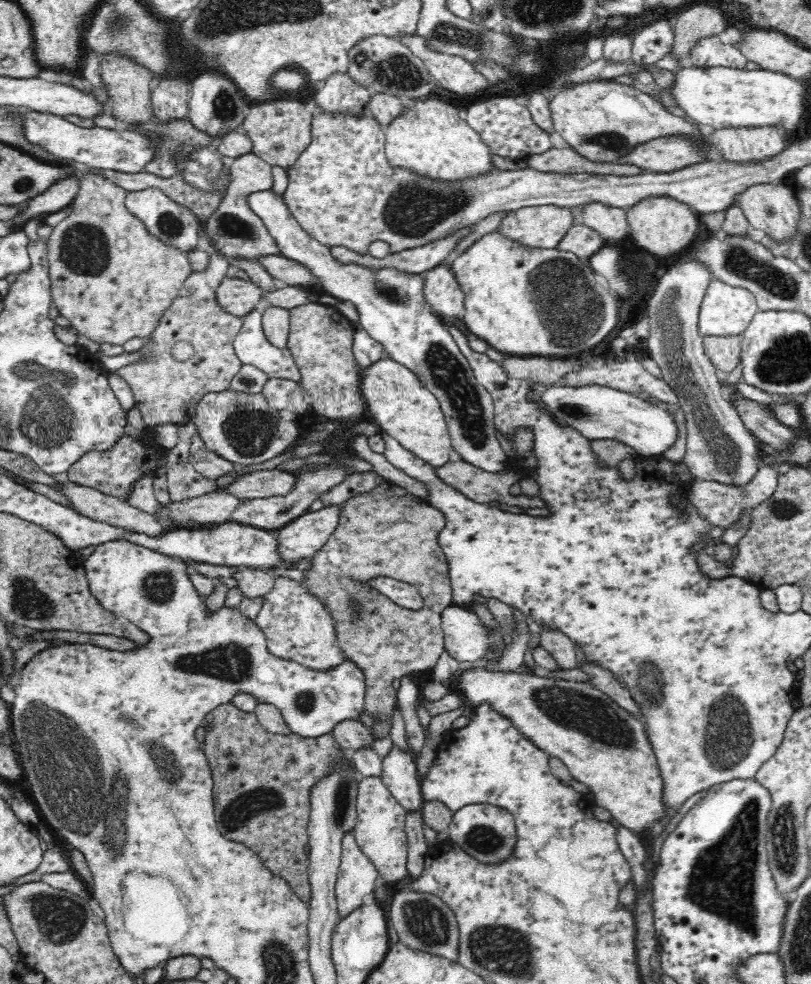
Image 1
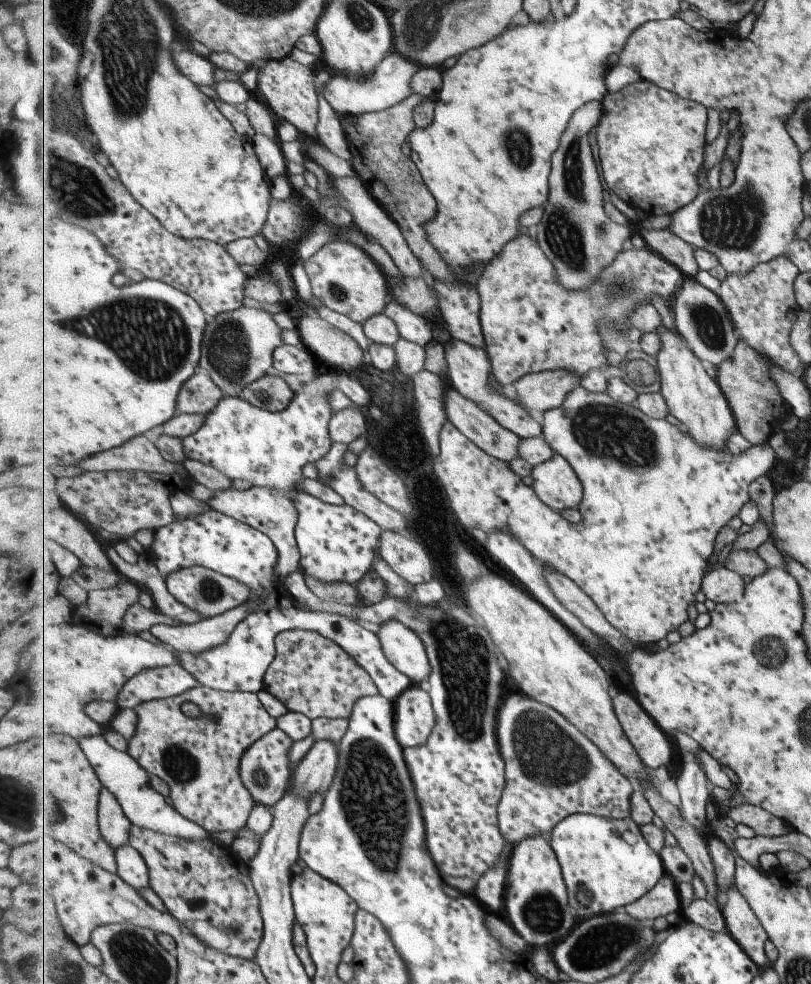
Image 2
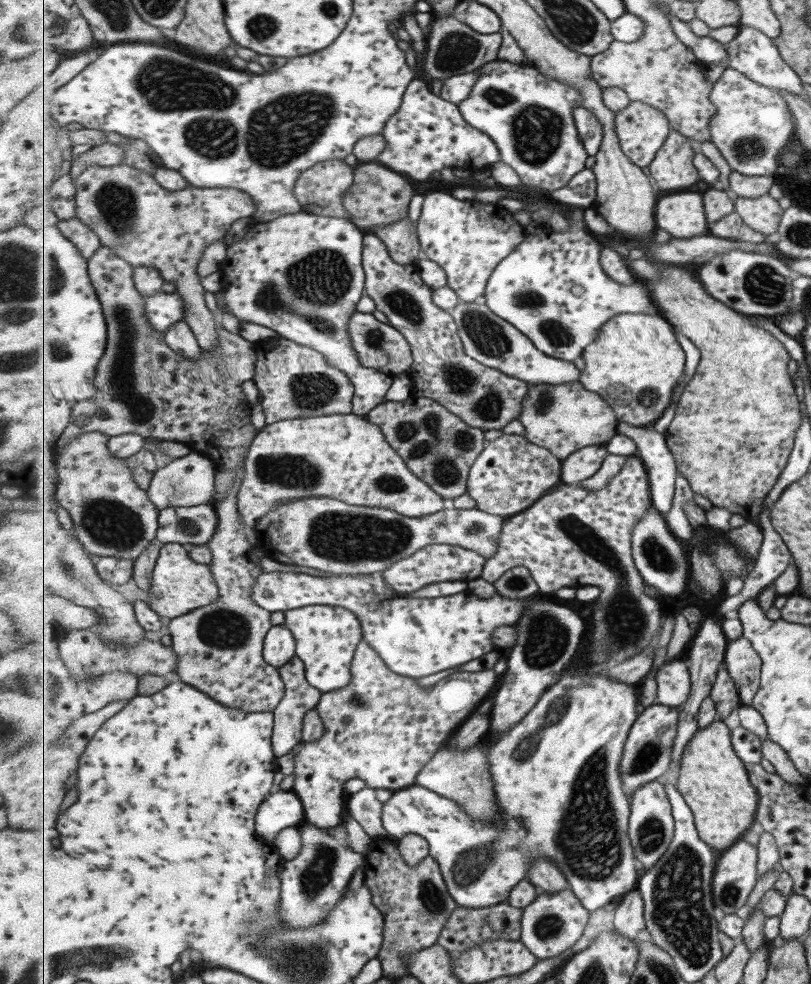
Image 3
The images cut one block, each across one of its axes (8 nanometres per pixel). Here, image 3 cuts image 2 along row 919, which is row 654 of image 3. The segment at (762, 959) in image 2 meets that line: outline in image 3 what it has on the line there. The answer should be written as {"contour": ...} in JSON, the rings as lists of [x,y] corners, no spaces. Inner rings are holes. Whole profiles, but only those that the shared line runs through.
{"contour":[[[741,637],[728,643],[724,661],[739,690],[743,705],[749,706],[761,688],[763,658],[753,648],[749,638]]]}

